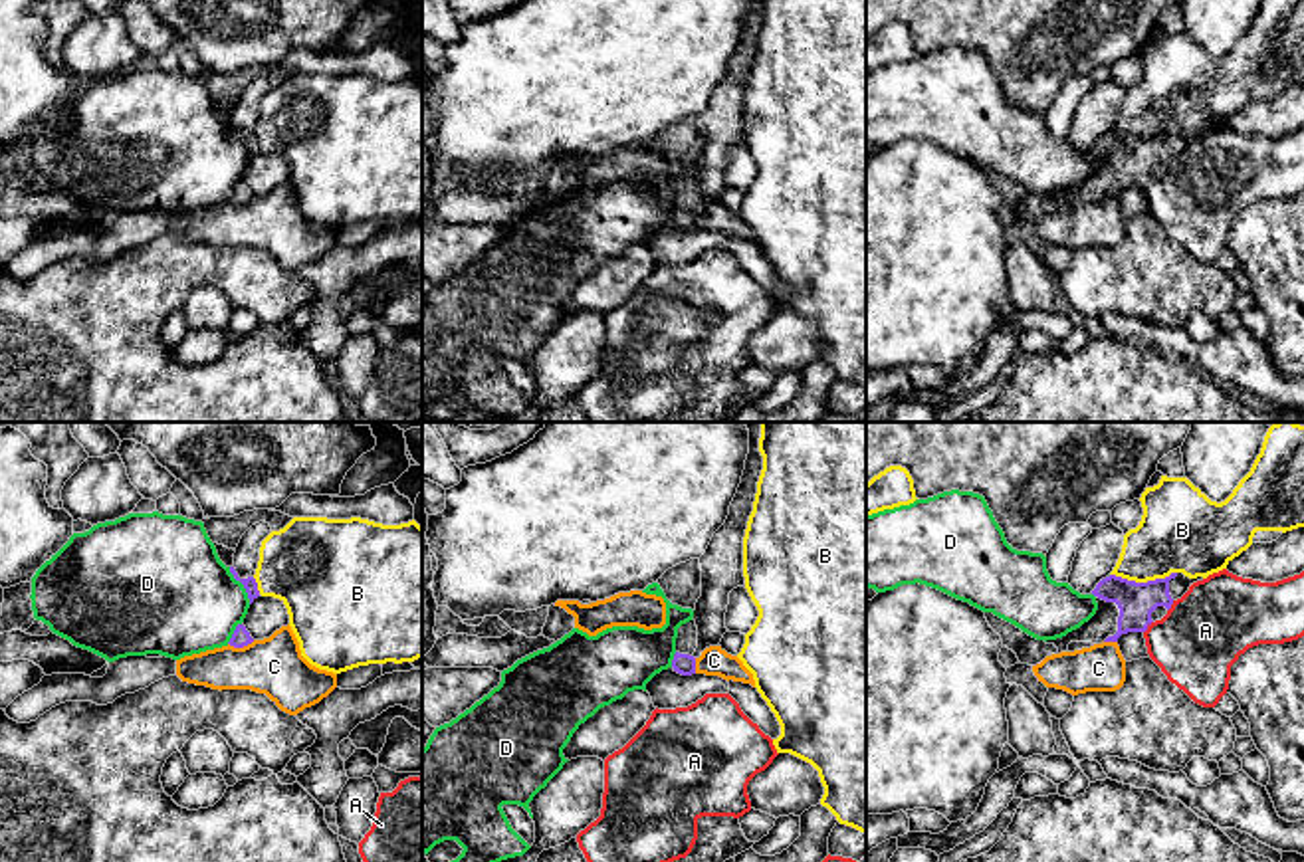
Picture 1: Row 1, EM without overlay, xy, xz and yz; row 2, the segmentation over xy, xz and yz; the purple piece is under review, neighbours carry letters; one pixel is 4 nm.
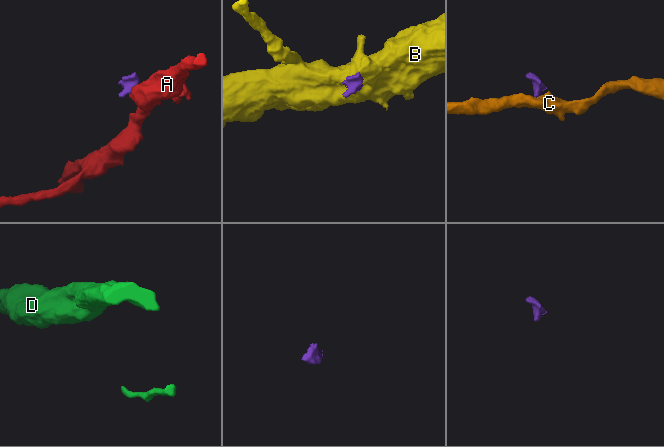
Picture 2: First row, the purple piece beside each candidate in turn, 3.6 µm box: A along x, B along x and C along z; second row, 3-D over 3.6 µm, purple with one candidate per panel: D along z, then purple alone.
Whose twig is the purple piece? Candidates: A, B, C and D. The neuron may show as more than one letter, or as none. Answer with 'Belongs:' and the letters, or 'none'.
Belongs: none

